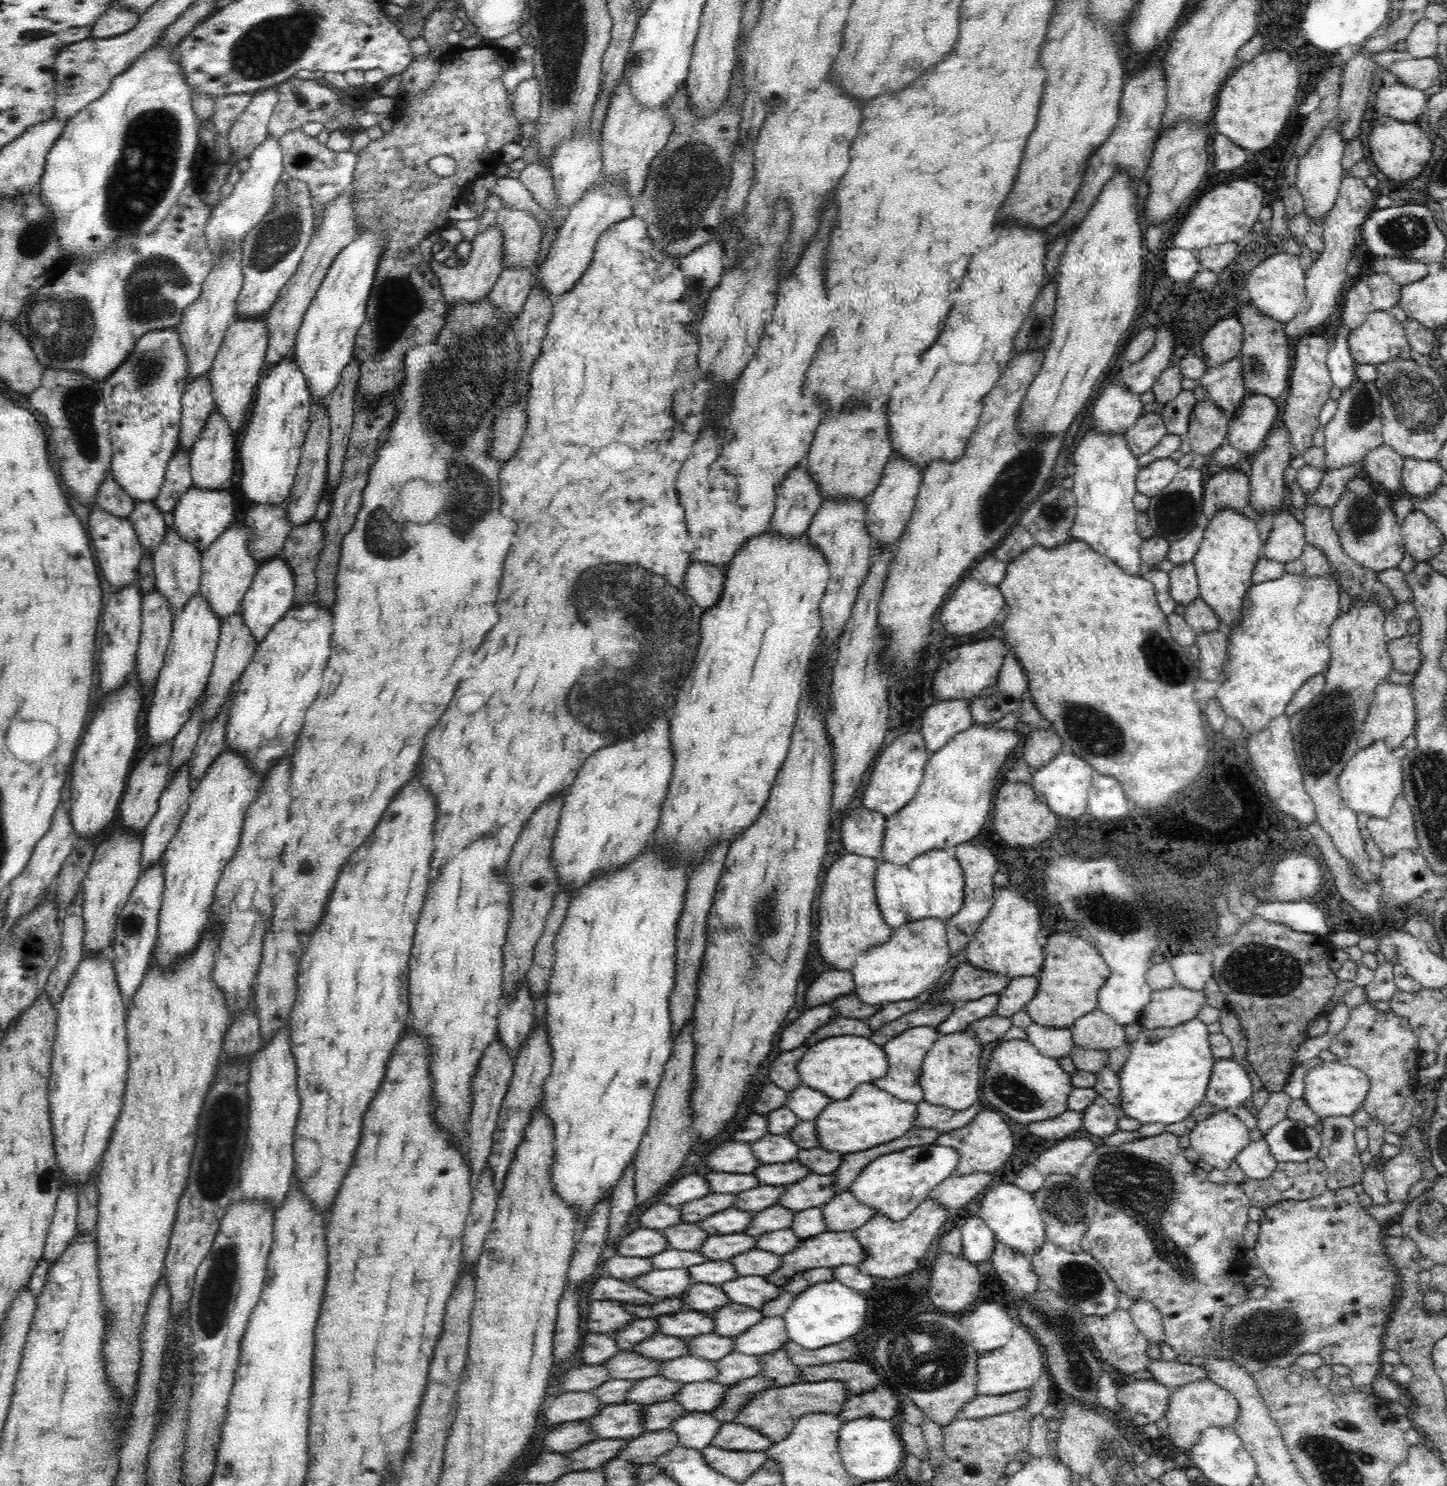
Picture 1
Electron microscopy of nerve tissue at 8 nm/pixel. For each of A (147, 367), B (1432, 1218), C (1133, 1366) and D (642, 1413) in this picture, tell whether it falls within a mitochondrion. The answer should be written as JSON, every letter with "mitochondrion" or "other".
{"A":"mitochondrion","B":"mitochondrion","C":"other","D":"other"}

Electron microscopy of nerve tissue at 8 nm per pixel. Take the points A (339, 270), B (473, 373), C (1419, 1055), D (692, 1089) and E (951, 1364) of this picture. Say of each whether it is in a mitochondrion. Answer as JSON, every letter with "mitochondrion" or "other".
{"A":"other","B":"mitochondrion","C":"other","D":"other","E":"mitochondrion"}

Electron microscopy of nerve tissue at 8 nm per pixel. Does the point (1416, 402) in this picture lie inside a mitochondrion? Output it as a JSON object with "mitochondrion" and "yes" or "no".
{"mitochondrion":"yes"}

